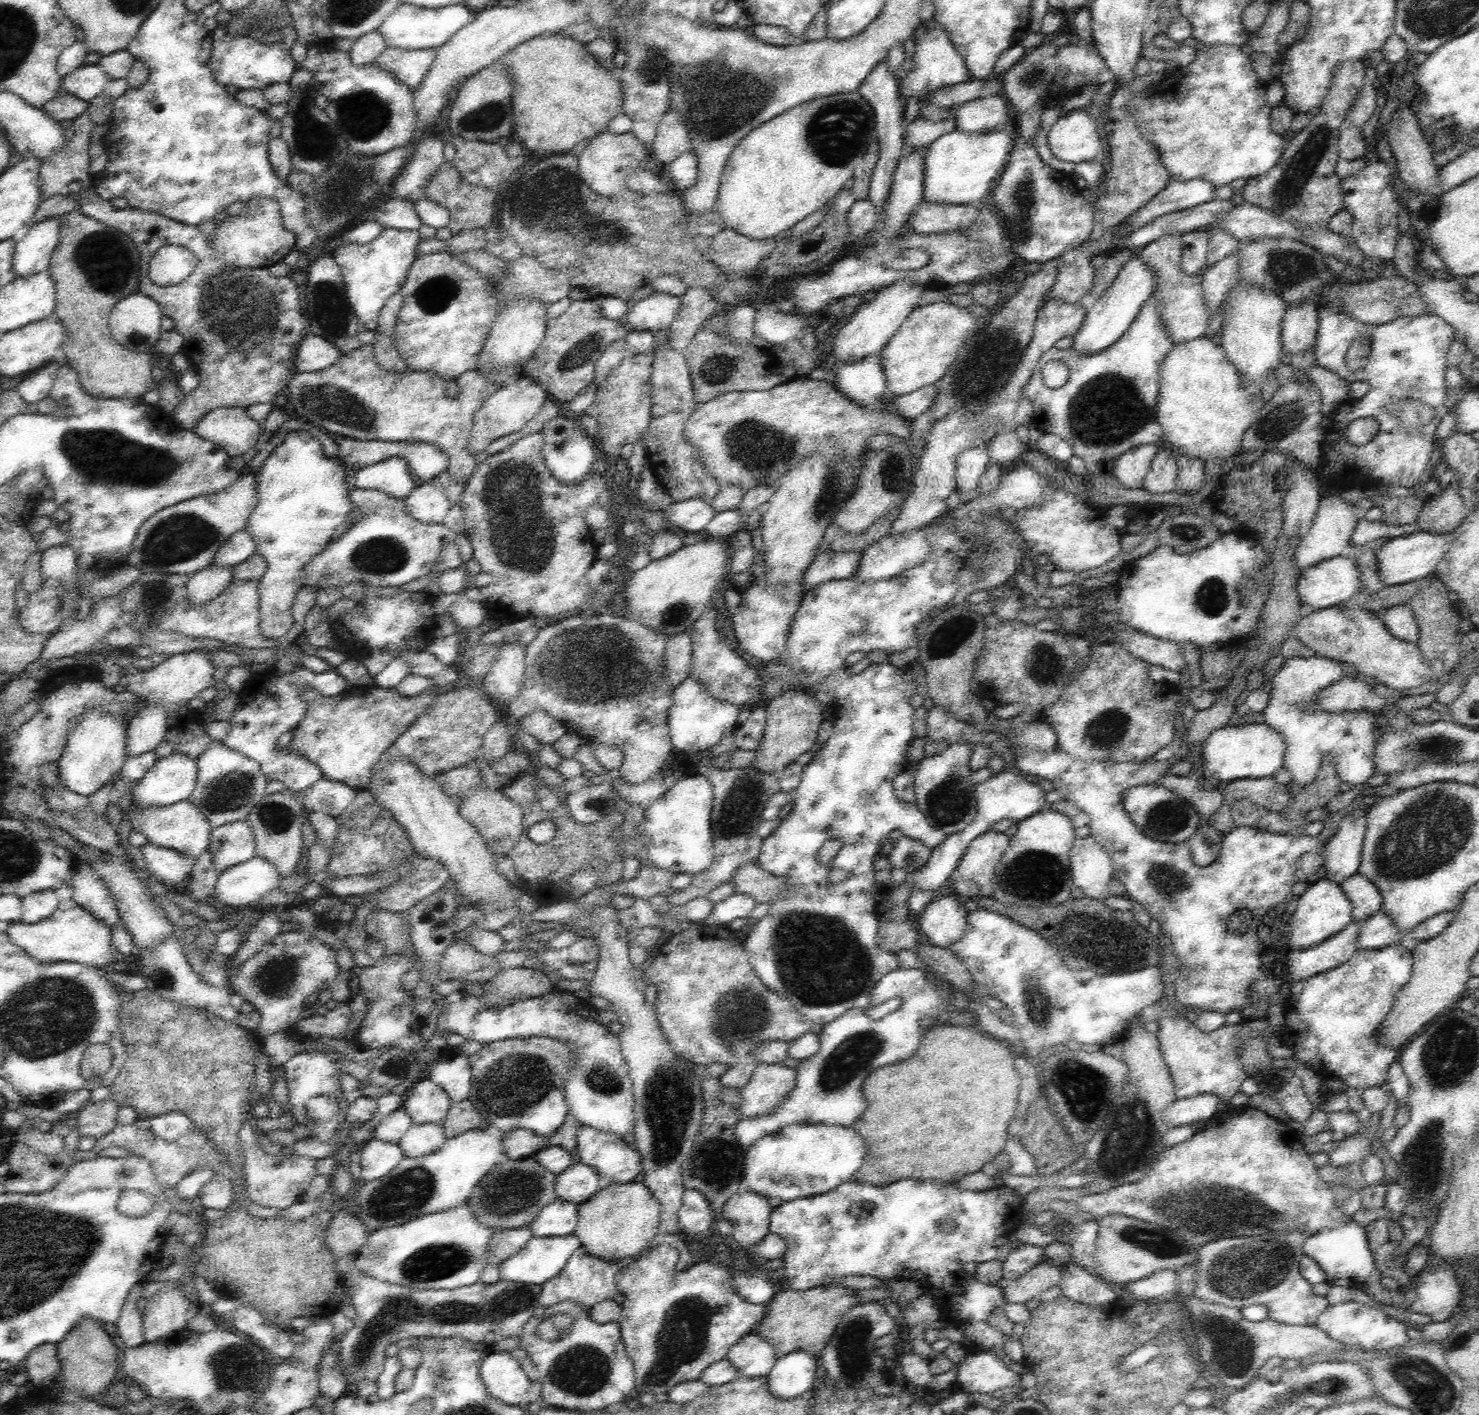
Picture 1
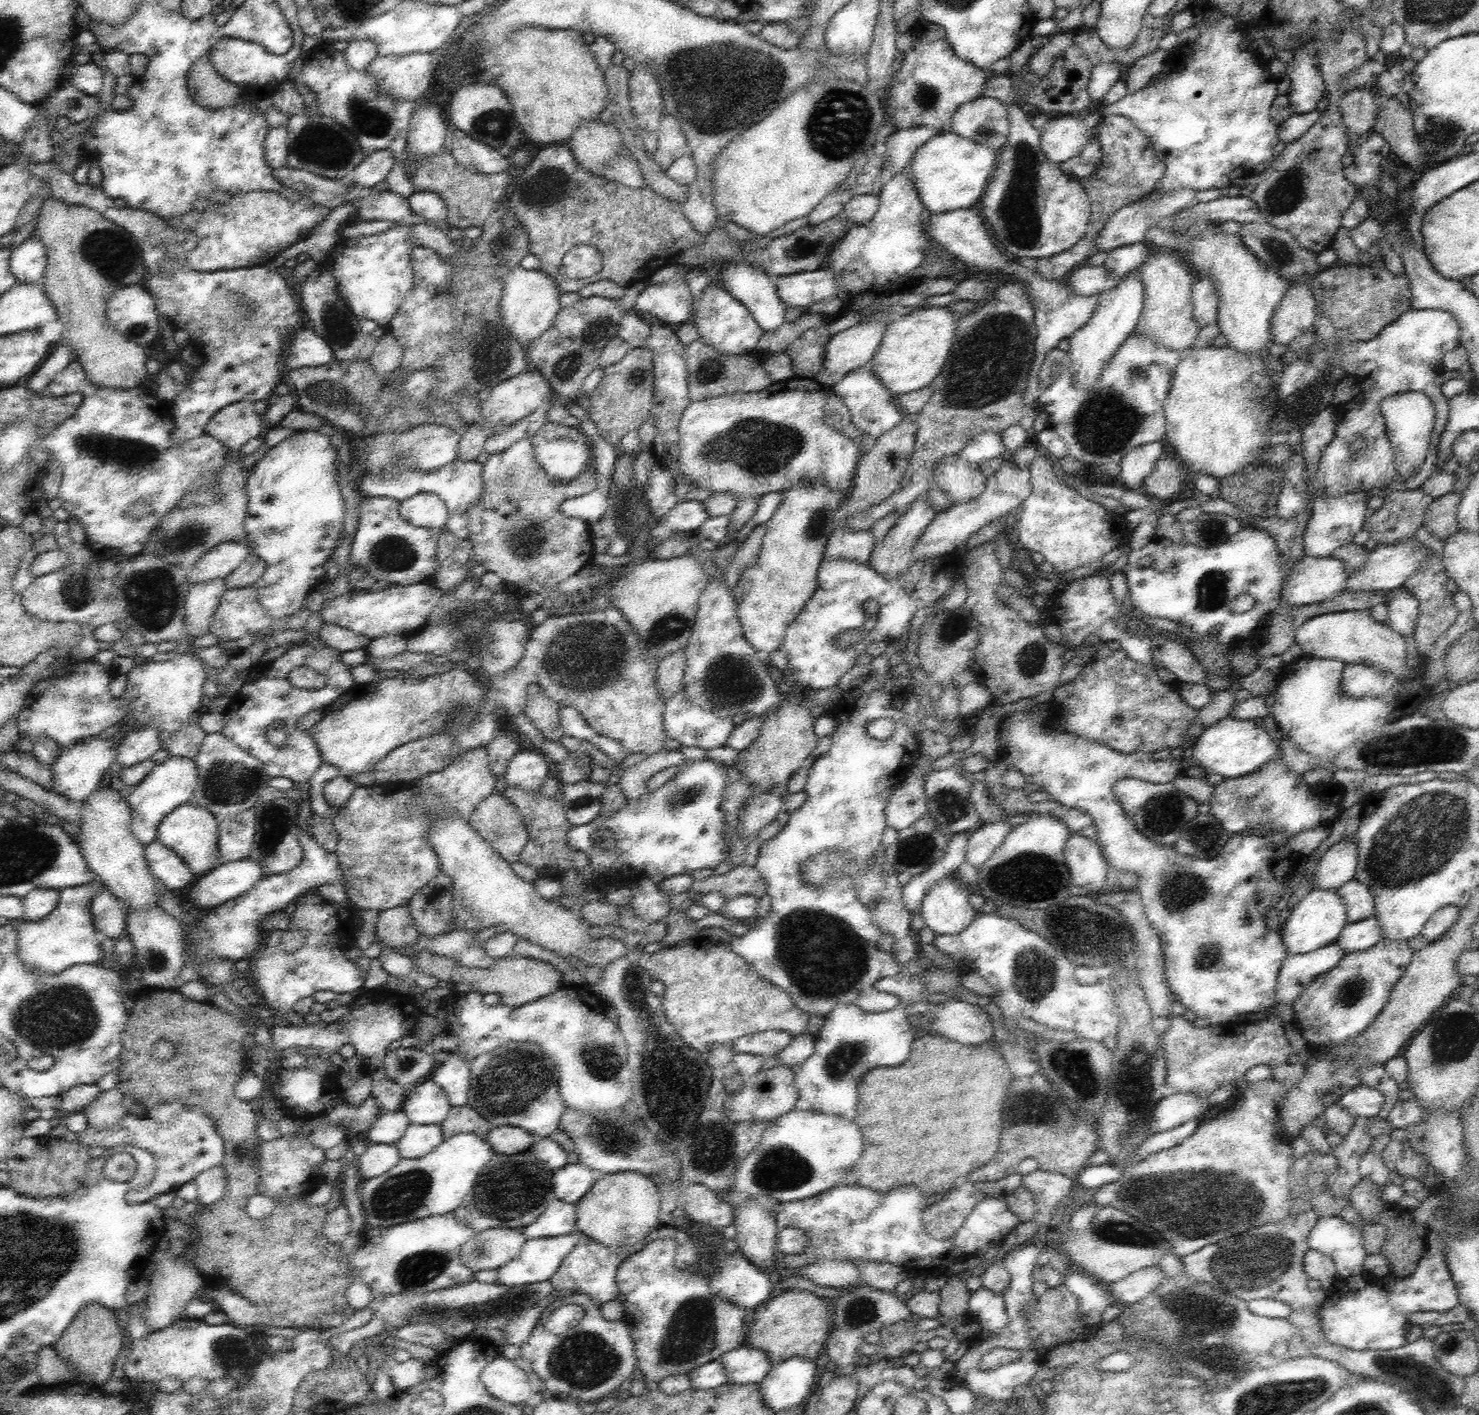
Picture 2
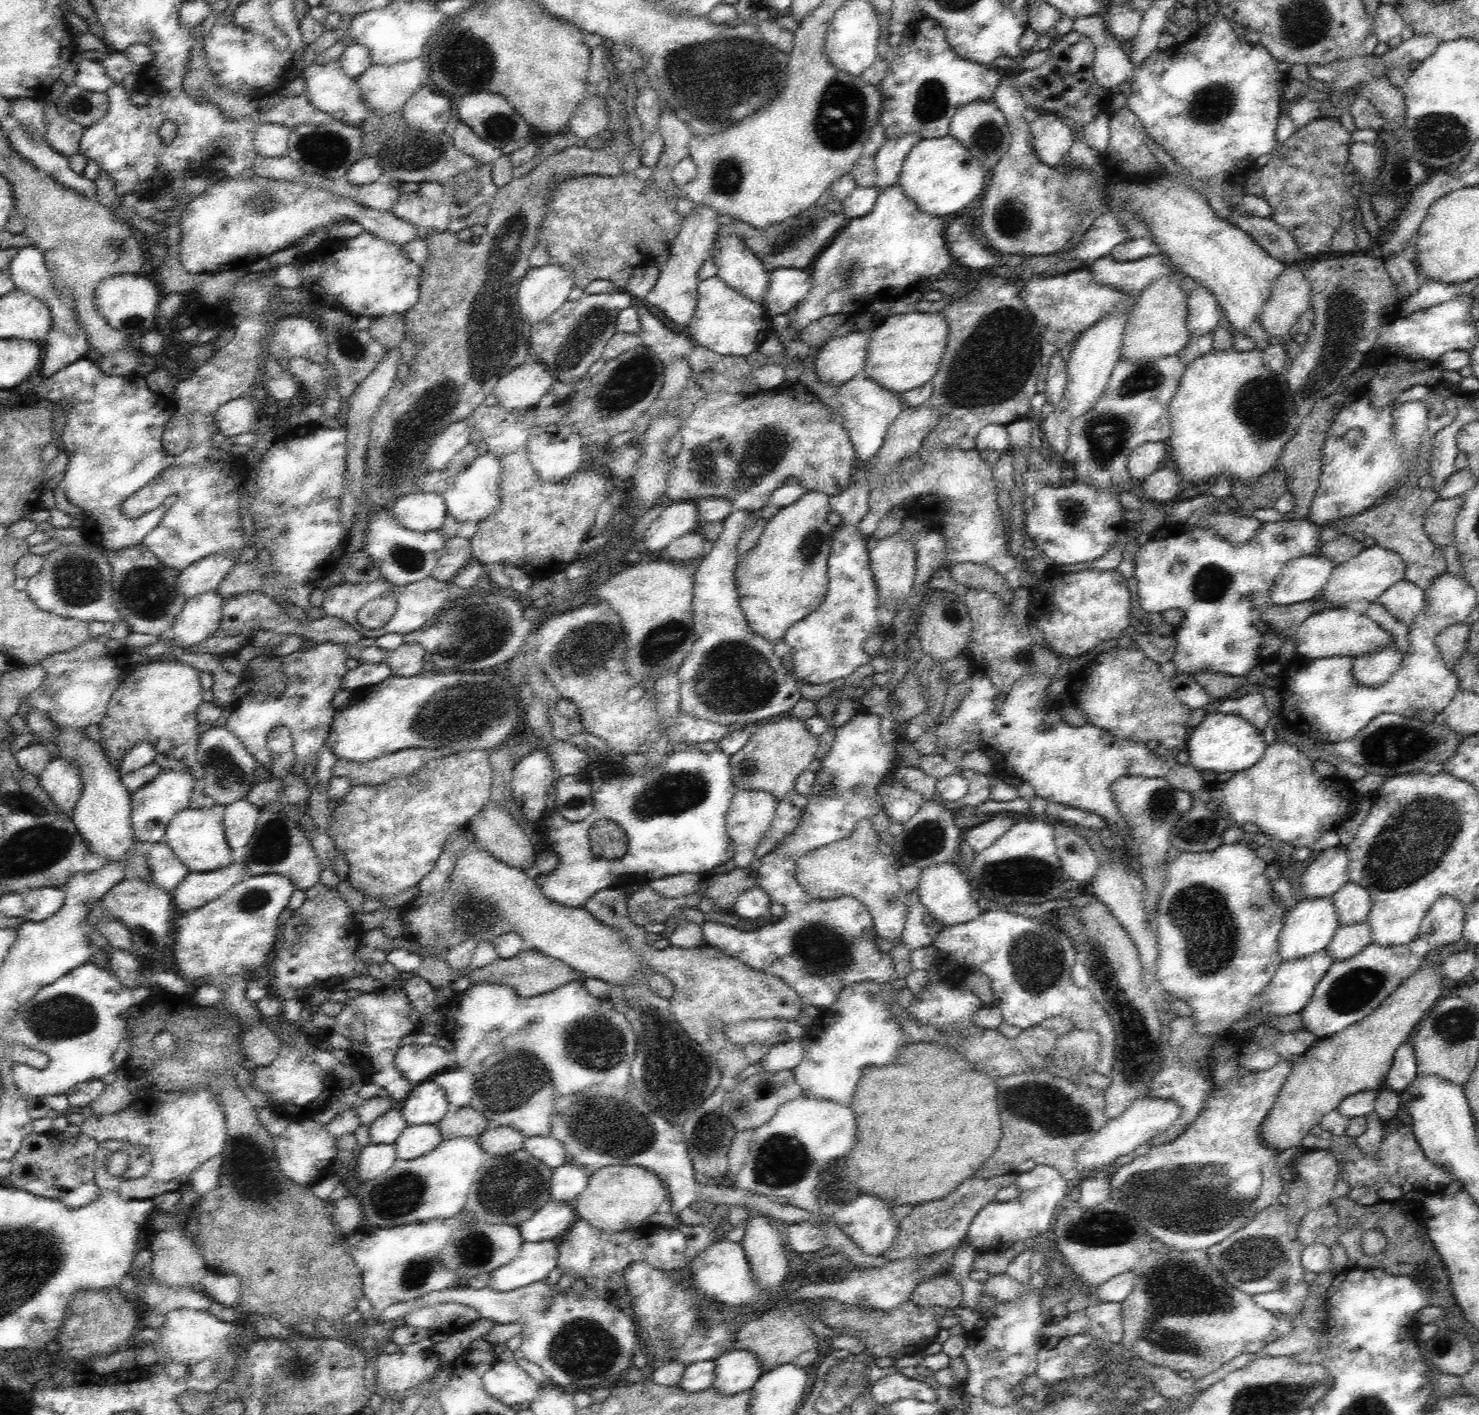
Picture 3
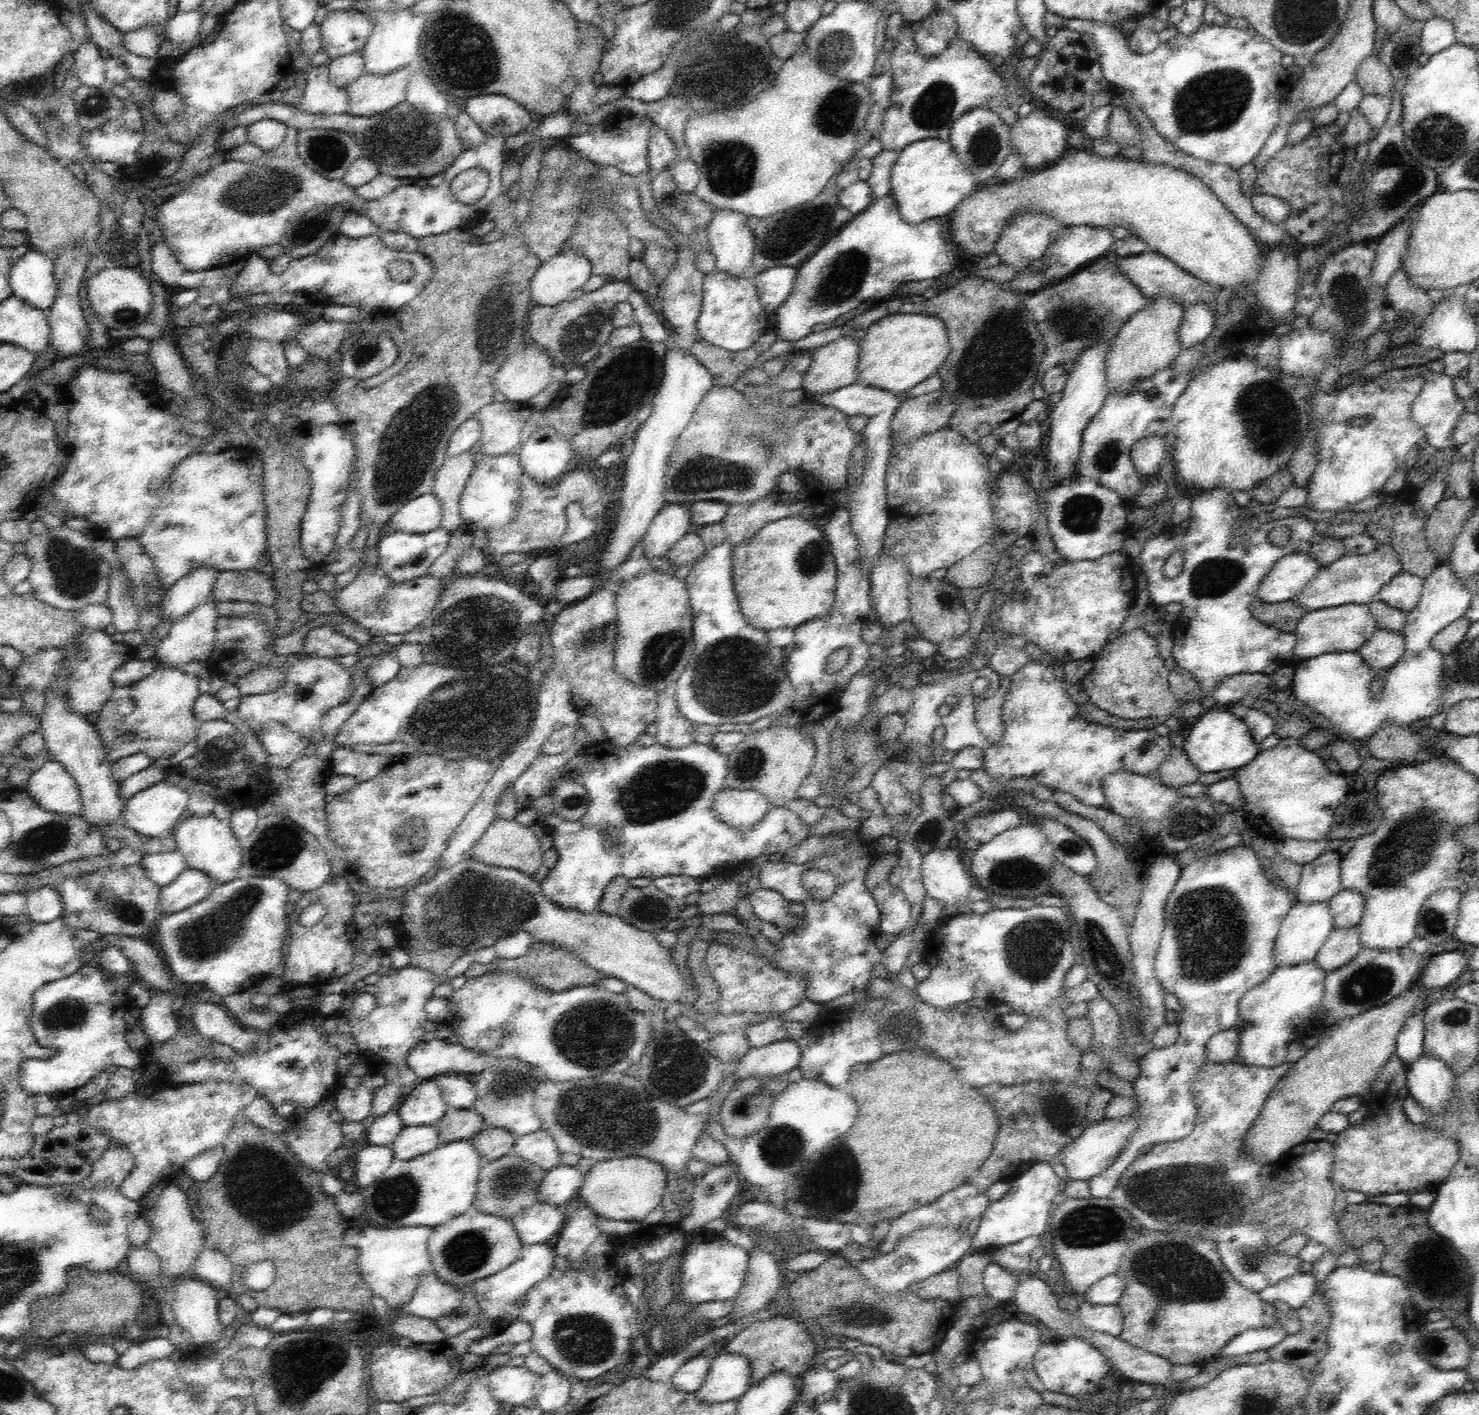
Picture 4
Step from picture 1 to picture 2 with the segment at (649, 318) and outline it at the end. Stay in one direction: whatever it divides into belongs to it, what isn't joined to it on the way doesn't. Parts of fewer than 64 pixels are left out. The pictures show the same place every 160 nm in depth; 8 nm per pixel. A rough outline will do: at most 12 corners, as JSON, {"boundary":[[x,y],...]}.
{"boundary":[[686,276],[650,283],[635,310],[665,324],[689,322]]}

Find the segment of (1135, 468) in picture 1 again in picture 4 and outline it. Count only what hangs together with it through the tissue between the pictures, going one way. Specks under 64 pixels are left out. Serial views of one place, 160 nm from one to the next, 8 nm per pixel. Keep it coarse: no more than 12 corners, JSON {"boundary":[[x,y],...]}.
{"boundary":[[1146,436],[1130,453],[1136,471],[1156,474],[1166,457],[1163,436]]}

